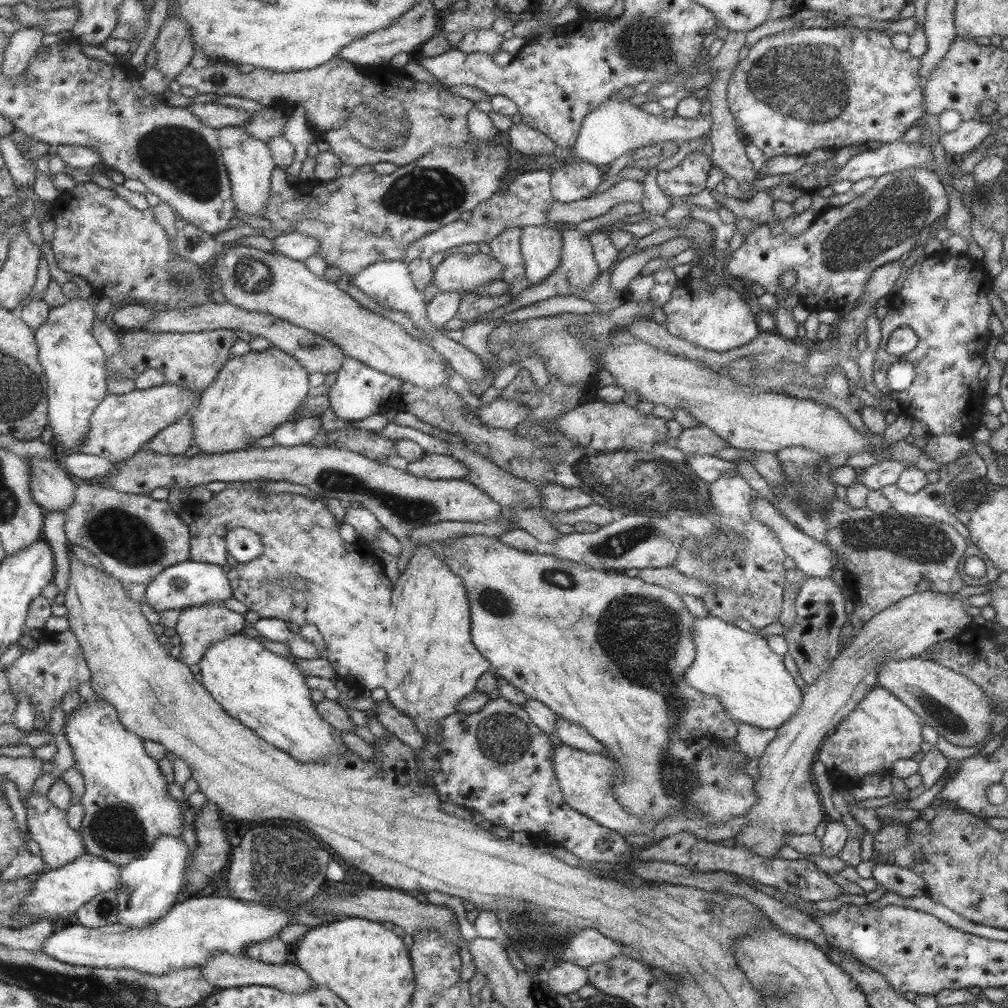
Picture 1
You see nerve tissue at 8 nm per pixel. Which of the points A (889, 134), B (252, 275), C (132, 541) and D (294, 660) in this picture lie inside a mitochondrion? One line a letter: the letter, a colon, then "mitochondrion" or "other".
A: other
B: mitochondrion
C: mitochondrion
D: other

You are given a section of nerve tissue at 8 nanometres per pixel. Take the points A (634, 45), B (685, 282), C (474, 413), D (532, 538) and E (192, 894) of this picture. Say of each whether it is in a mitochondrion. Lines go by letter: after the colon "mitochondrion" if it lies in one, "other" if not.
A: mitochondrion
B: other
C: other
D: other
E: other

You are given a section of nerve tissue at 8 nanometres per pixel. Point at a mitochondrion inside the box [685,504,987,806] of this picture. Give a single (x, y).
(919, 542)

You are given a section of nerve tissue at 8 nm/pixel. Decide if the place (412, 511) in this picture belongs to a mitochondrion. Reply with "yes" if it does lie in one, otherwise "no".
yes

